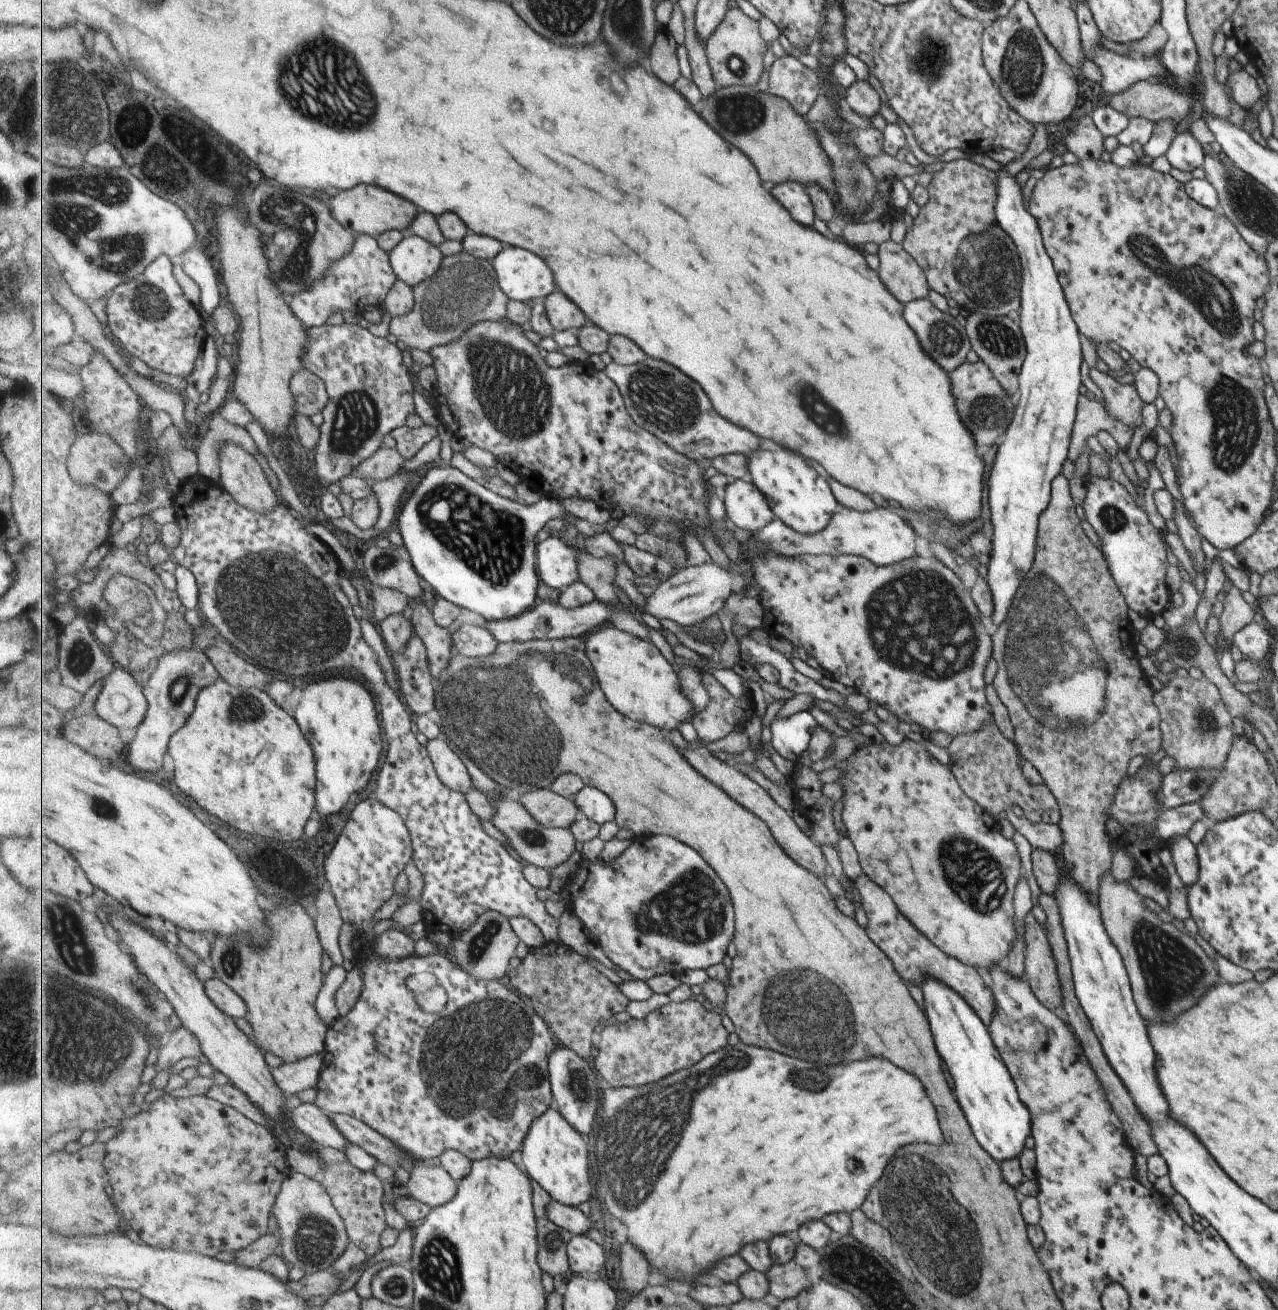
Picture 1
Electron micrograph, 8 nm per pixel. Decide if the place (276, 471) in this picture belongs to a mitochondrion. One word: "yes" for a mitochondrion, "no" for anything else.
no

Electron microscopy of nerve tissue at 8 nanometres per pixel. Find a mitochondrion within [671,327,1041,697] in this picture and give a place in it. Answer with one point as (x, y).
(917, 622)

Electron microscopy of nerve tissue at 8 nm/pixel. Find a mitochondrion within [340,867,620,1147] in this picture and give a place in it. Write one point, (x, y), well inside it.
(487, 1043)

